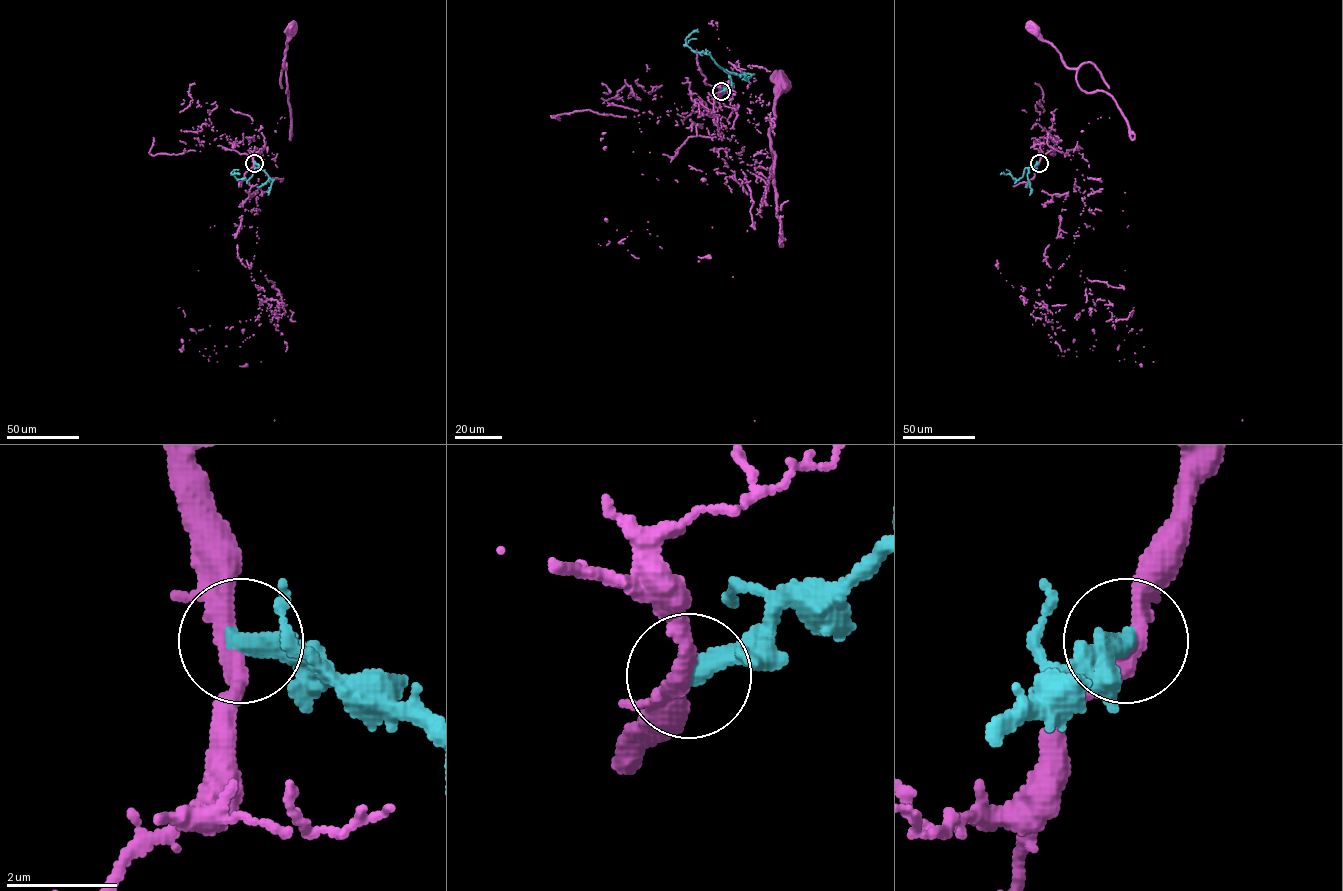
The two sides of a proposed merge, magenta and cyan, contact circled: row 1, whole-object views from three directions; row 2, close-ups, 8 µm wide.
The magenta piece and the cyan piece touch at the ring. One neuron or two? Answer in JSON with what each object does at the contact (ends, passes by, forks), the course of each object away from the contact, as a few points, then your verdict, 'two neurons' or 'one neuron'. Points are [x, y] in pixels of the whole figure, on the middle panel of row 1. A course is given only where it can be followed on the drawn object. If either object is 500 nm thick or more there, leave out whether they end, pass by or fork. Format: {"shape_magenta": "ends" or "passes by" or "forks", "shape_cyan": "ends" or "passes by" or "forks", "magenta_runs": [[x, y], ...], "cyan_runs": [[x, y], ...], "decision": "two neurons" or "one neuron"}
{"shape_magenta": "passes by", "shape_cyan": "ends", "magenta_runs": [[721, 91], [711, 114], [734, 135], [742, 147], [738, 153], [756, 160], [780, 222], [769, 130], [783, 85]], "cyan_runs": [[721, 91], [730, 85], [730, 76], [709, 55], [694, 52], [686, 43], [685, 39], [698, 29]], "decision": "two neurons"}

